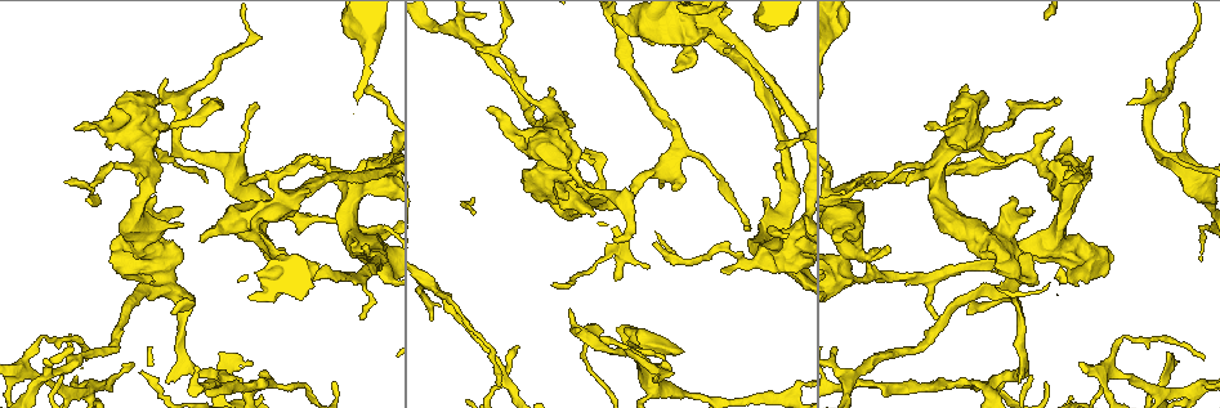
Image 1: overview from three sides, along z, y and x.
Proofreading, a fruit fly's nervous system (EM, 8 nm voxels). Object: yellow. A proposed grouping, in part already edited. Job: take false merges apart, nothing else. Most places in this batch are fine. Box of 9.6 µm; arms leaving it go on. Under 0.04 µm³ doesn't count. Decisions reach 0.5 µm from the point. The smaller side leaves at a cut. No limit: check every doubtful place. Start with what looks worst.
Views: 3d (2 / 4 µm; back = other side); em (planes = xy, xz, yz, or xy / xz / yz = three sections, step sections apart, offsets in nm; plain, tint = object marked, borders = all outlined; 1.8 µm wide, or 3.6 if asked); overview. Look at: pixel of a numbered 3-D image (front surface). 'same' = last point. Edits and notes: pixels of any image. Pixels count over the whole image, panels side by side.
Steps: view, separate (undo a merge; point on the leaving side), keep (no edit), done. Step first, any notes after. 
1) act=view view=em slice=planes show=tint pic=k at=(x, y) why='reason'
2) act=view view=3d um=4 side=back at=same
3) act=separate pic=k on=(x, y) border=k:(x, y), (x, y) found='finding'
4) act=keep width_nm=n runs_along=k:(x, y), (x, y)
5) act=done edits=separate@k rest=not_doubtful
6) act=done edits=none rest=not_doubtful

act=view view=3d um=2 pic=1 at=(1193, 388) why='abrupt turn'

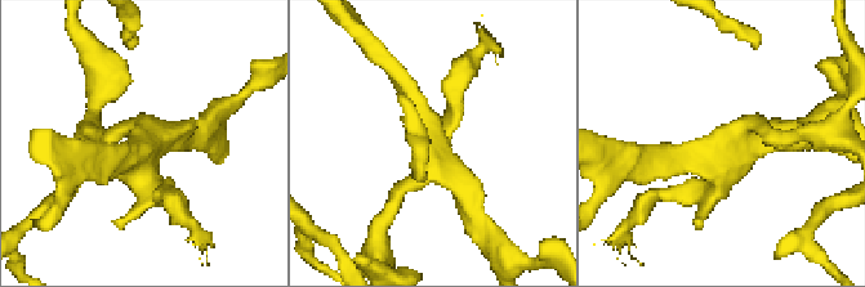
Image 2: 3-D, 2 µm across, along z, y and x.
act=view view=em slice=xz step=8 show=tint pic=2 at=(139, 151) arms=4 why='now the EM'

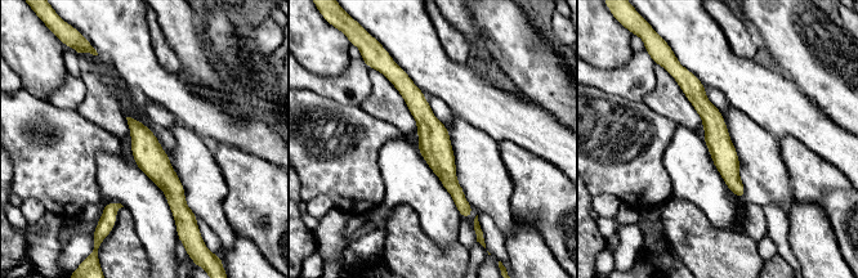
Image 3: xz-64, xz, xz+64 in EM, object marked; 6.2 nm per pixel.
act=view view=em slice=planes show=tint at=same

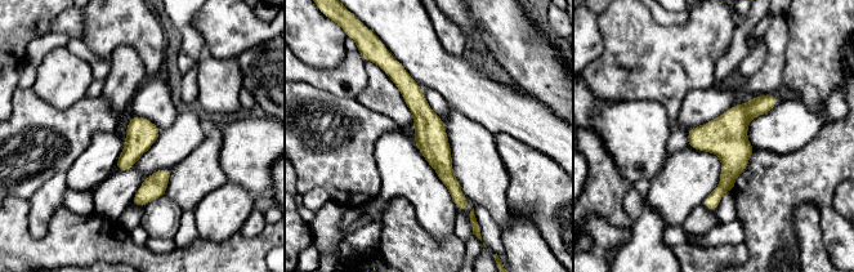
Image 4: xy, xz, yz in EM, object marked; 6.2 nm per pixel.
act=keep found='one neuron here'

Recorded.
act=view view=em um=3.6 slice=planes show=tint pic=1 at=(668, 25)

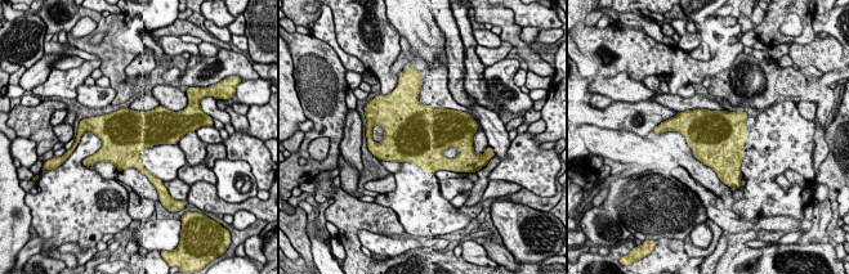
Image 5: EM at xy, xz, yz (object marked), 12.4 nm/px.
act=keep found='continuous, no second neuron'

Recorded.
act=view view=3d um=4 pic=1 at=(560, 180) why='calibre changes'

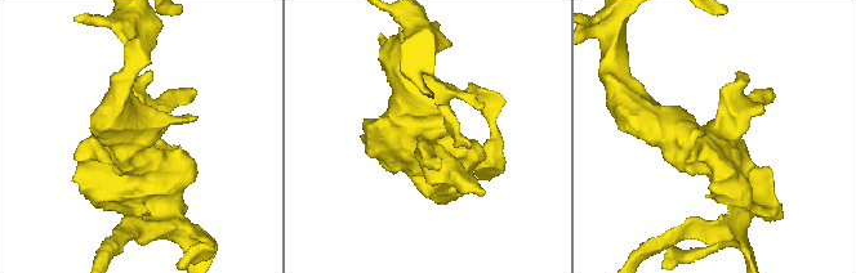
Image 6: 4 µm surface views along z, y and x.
act=view view=em slice=planes show=tint pic=6 at=(425, 139)

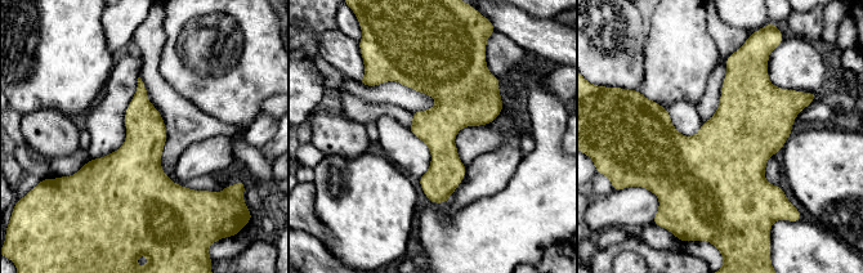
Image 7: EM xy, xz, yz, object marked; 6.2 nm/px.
act=keep width_nm=260 found='continuous, no second neuron'

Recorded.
act=view view=em um=3.6 slice=xz step=4 show=tint pic=1 at=(168, 284) why='small branch off a trunk'

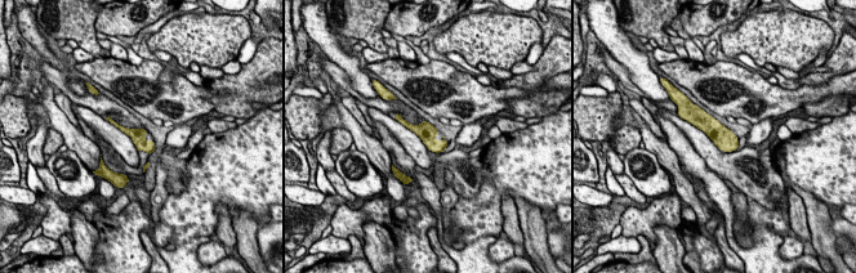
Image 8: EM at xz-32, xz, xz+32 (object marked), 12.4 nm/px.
act=view view=em um=3.6 slice=planes show=tint at=same

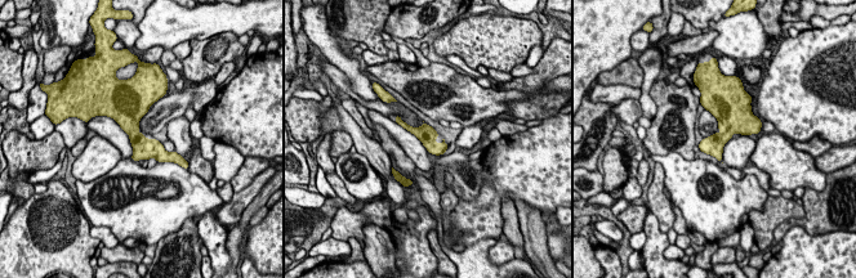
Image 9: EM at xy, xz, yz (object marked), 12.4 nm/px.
act=keep found='all the same neuron'

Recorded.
act=view view=em slice=planes show=tint pic=1 at=(679, 152) why='three arms meet'

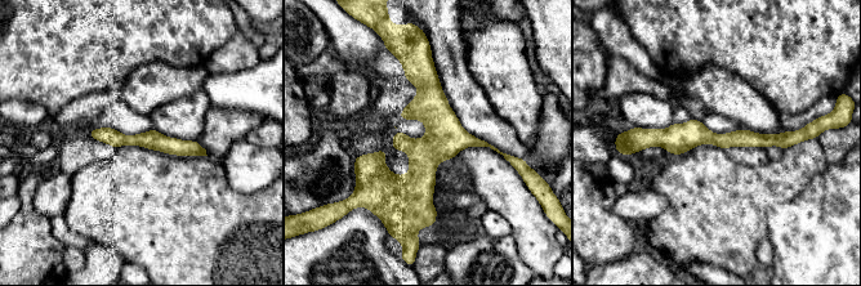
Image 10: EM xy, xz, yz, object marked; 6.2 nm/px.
act=keep width_nm=130 runs_along=10:(422, 65), (432, 219) found='continuous, no second neuron'

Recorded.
act=done edits=none rest=not_doubtful

